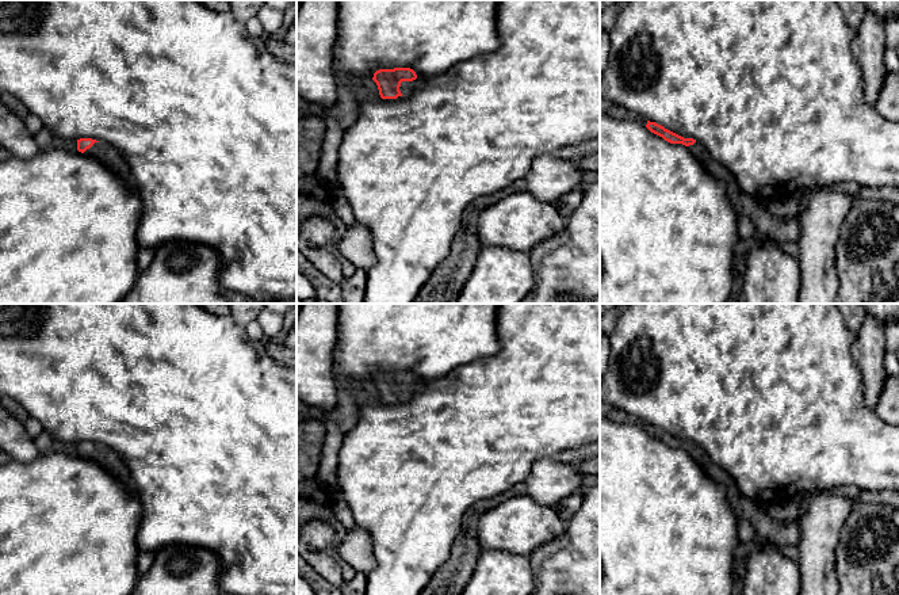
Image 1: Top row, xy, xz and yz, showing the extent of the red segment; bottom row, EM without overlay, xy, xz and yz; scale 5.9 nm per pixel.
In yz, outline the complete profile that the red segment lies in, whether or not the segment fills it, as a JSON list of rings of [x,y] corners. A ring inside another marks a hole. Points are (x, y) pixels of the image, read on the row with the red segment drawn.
[[[647,121],[646,127],[670,144],[685,145],[712,176],[724,180],[727,184],[727,198],[730,199],[738,218],[749,220],[755,232],[776,237],[781,241],[799,240],[800,226],[795,218],[774,217],[760,202],[745,194],[735,178],[722,164],[715,161],[699,141],[684,138],[655,122]]]

